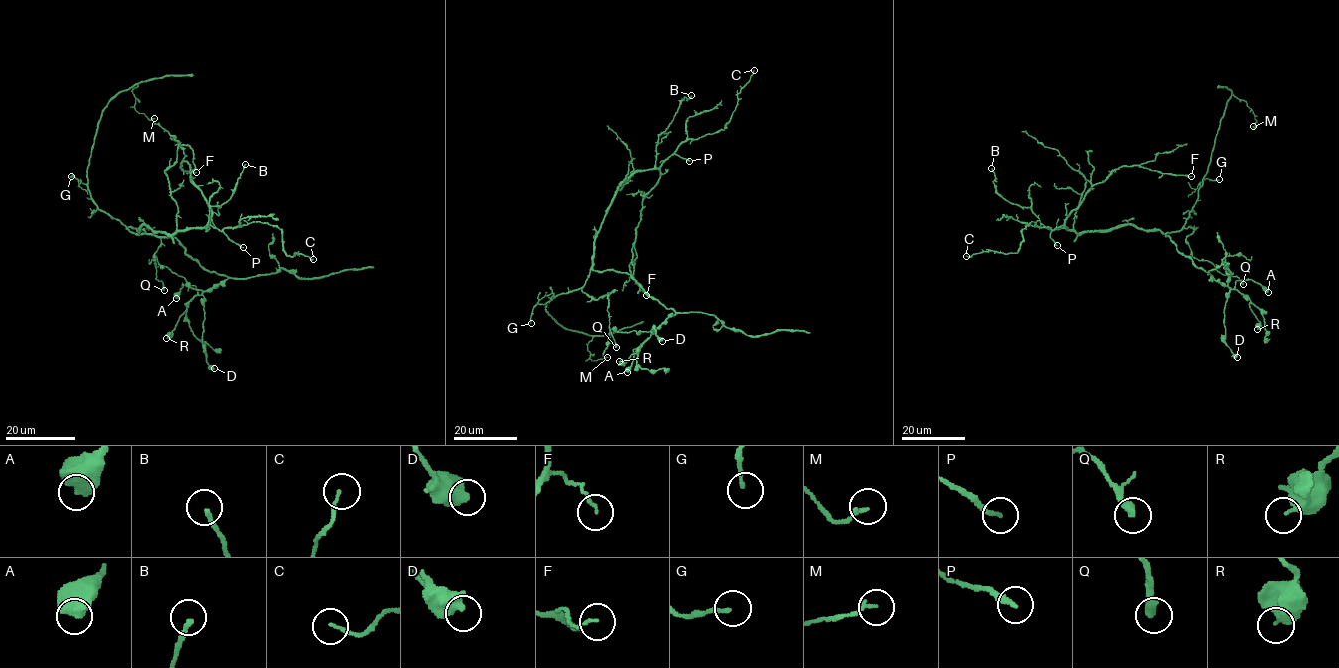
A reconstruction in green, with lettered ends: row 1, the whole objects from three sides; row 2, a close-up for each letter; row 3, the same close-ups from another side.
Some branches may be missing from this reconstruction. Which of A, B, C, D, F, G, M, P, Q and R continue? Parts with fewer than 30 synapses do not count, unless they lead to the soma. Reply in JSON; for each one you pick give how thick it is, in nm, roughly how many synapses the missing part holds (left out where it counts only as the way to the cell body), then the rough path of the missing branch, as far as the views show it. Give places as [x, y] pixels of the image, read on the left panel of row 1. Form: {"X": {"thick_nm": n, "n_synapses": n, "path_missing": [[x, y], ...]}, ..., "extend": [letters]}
{"extend": []}

